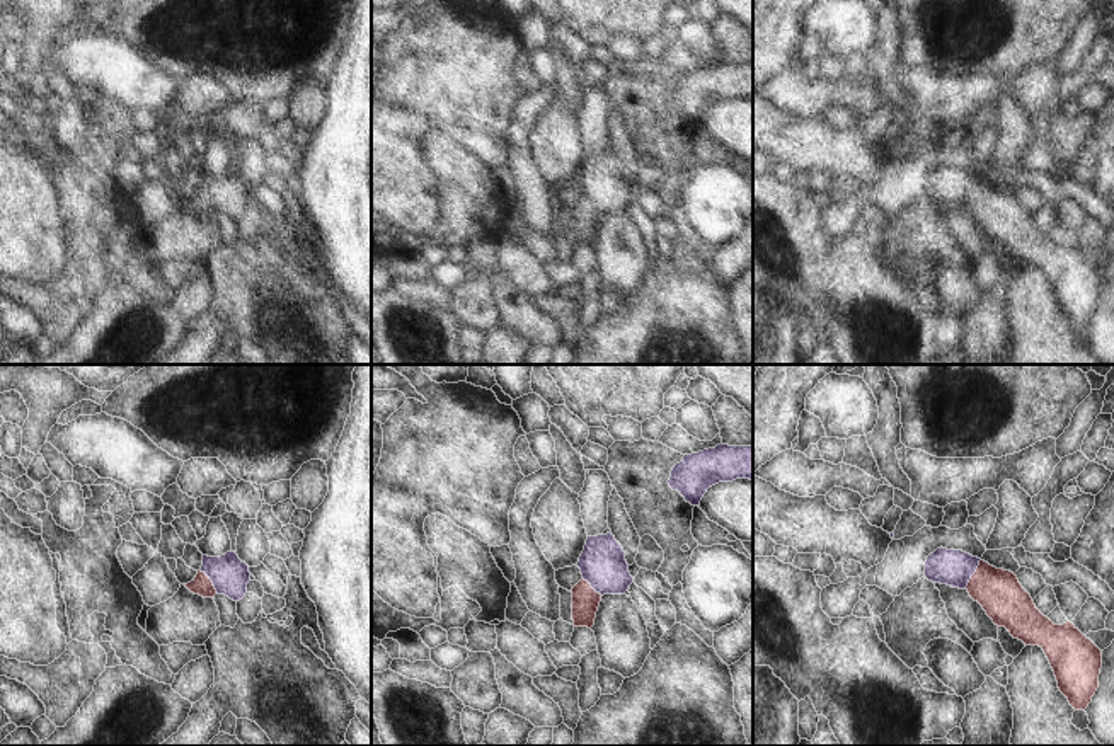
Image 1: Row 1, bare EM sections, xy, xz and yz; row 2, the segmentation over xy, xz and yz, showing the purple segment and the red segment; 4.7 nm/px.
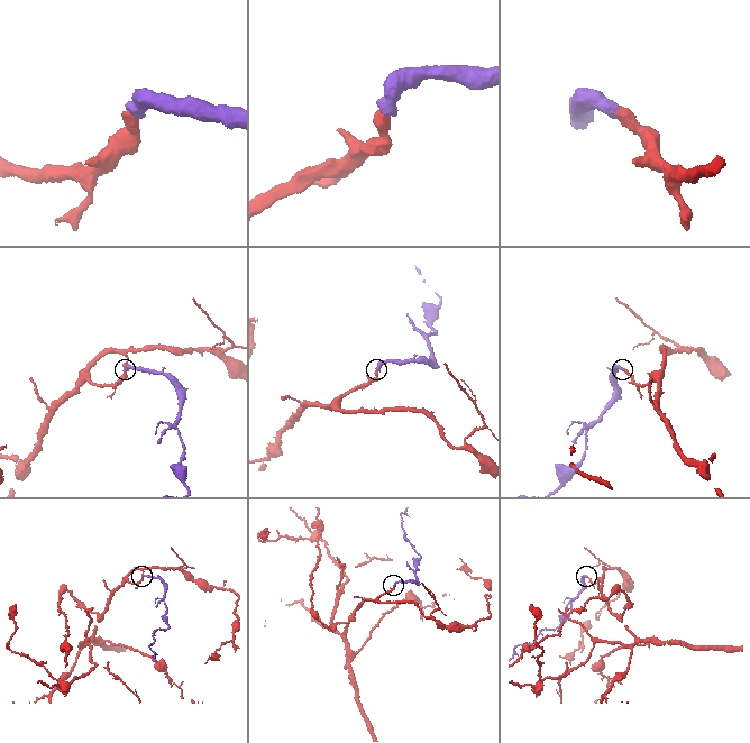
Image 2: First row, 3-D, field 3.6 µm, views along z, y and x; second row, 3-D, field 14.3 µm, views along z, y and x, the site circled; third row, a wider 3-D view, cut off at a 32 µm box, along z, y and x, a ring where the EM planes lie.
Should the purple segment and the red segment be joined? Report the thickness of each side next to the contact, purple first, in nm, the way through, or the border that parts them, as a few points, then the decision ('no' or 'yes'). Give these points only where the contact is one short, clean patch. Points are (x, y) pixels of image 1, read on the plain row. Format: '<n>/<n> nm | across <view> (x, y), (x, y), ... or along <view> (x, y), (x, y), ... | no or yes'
180/220 nm | across yz (954, 186), (975, 189), (1007, 222) | yes

